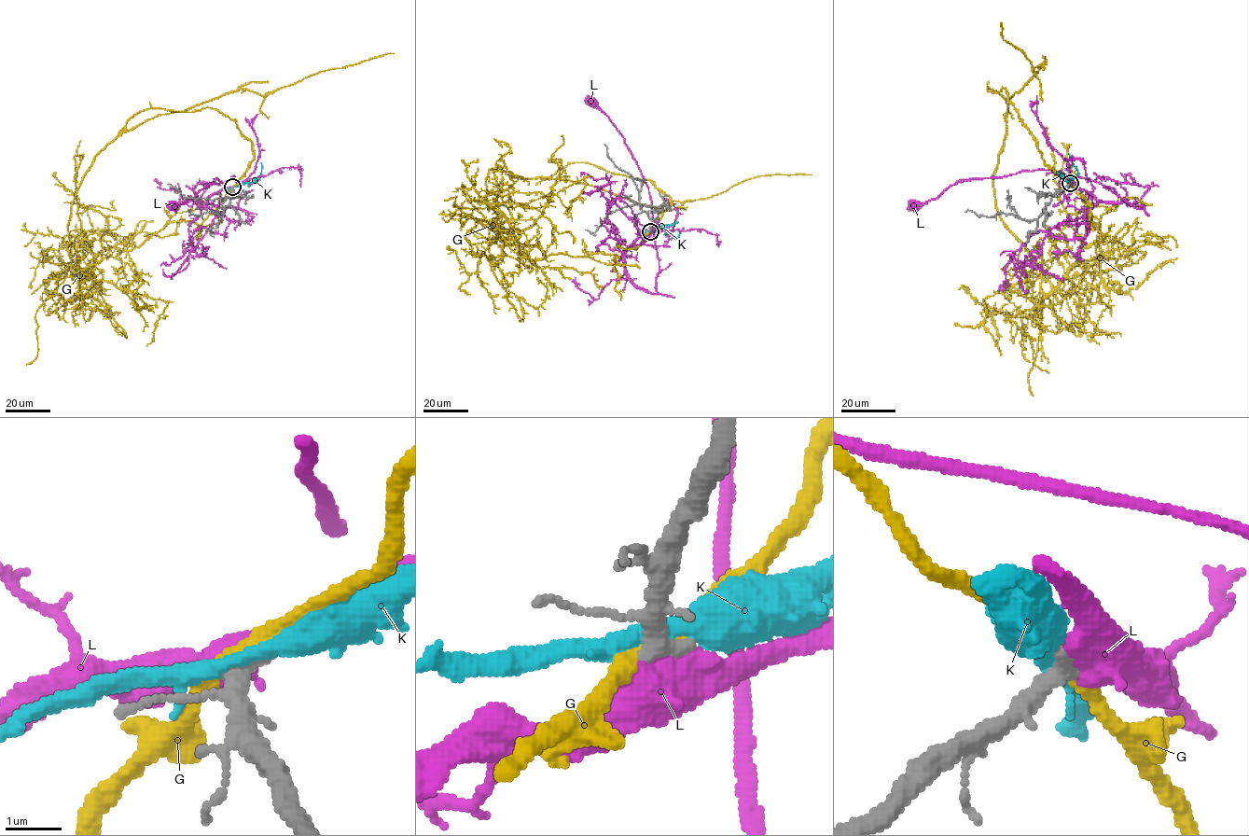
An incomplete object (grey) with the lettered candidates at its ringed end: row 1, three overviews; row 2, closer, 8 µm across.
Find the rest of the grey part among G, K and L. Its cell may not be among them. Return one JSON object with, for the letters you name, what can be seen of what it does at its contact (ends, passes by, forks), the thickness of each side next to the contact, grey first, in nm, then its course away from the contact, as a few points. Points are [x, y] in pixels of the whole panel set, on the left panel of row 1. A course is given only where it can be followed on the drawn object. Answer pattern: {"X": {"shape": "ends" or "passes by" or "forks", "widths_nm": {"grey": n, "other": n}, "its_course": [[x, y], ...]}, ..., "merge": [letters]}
{"L": {"shape": "passes by", "widths_nm": {"grey": 240, "other": 550}, "its_course": [[232, 188], [225, 188], [207, 202], [238, 209], [241, 190], [234, 176], [208, 185], [192, 200], [173, 206]]}, "merge": ["L"]}

